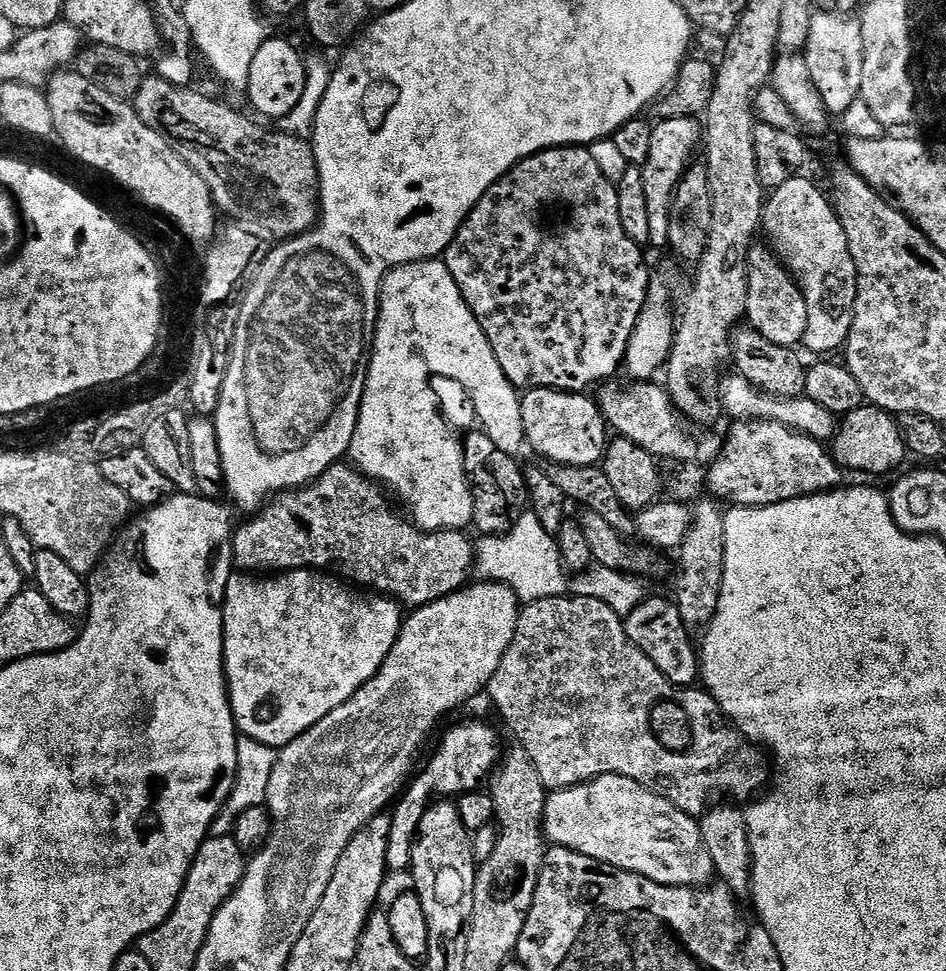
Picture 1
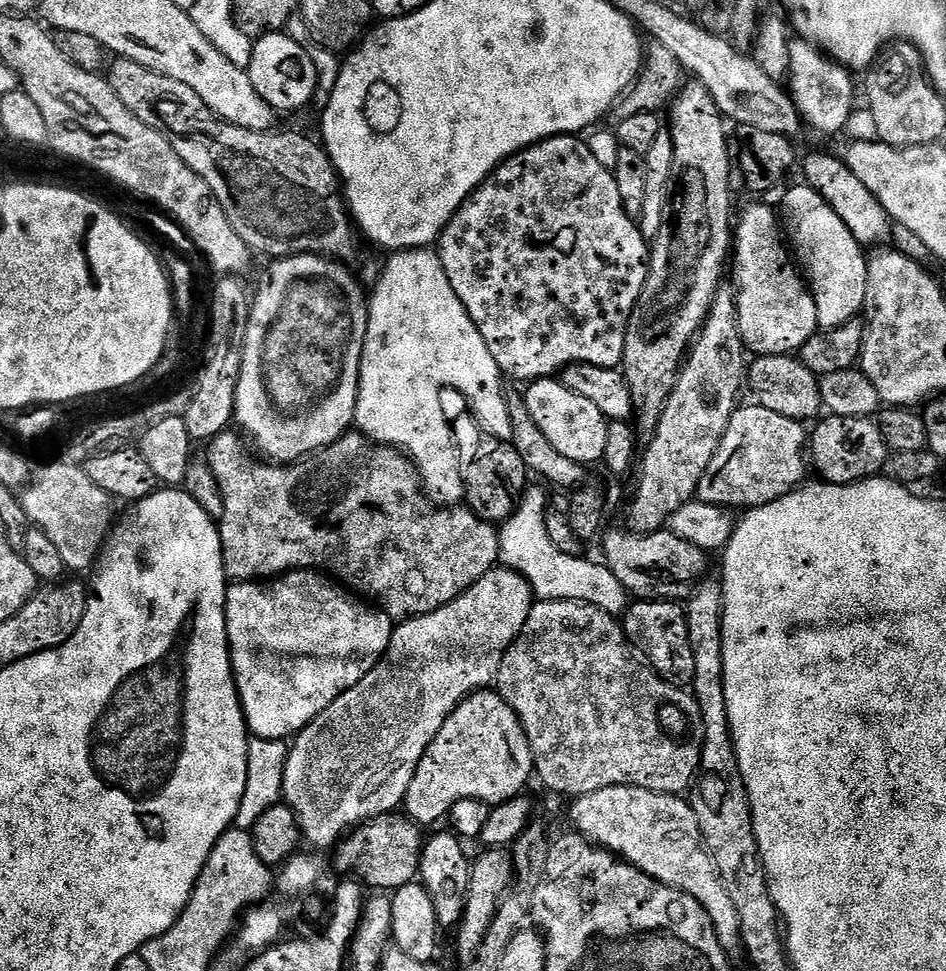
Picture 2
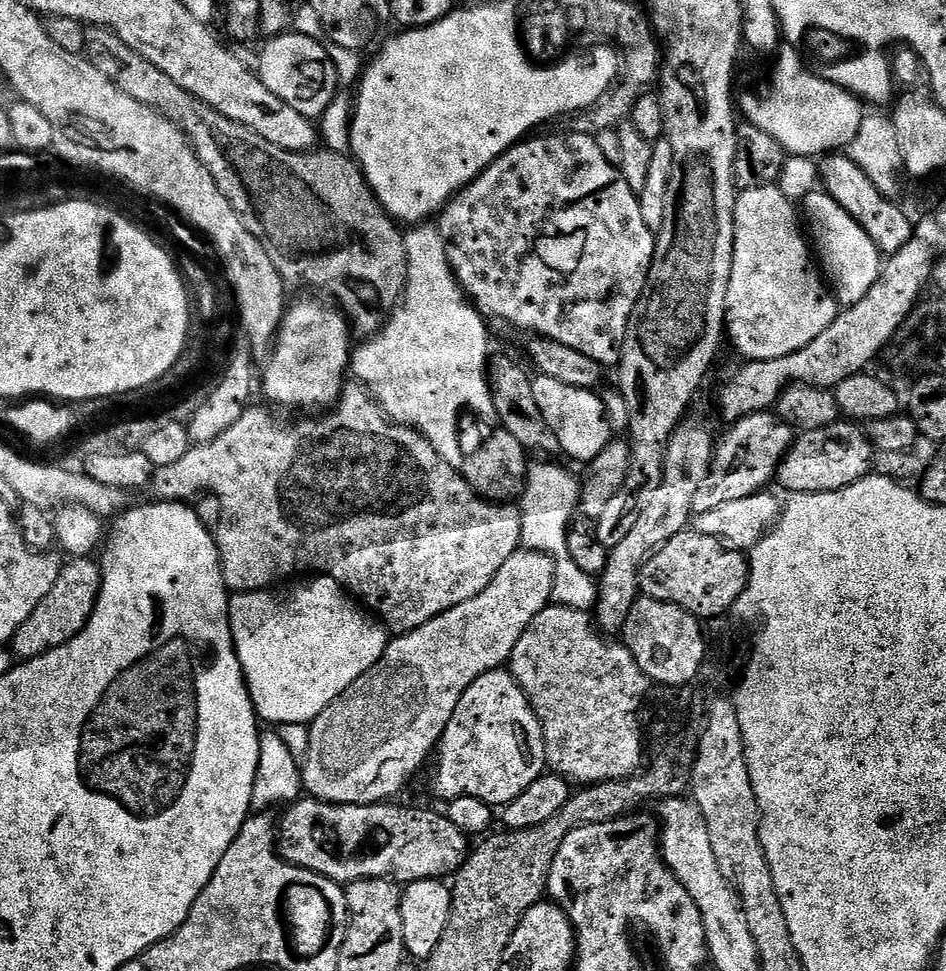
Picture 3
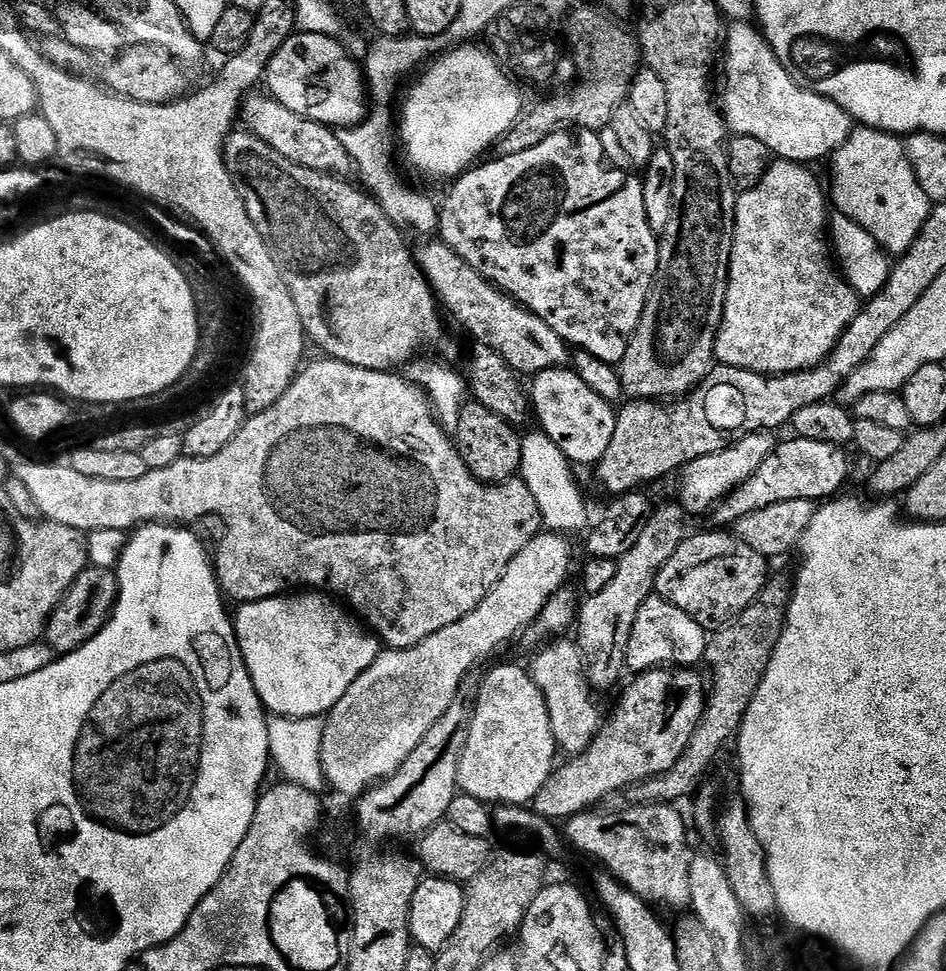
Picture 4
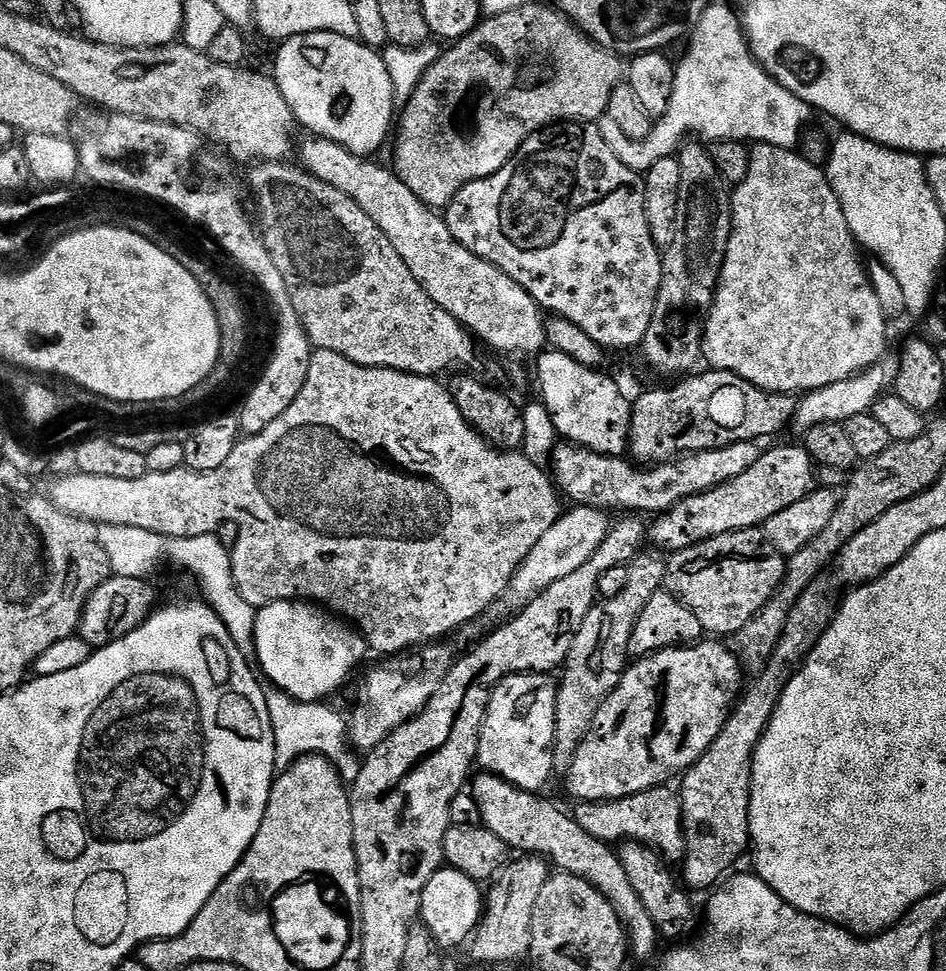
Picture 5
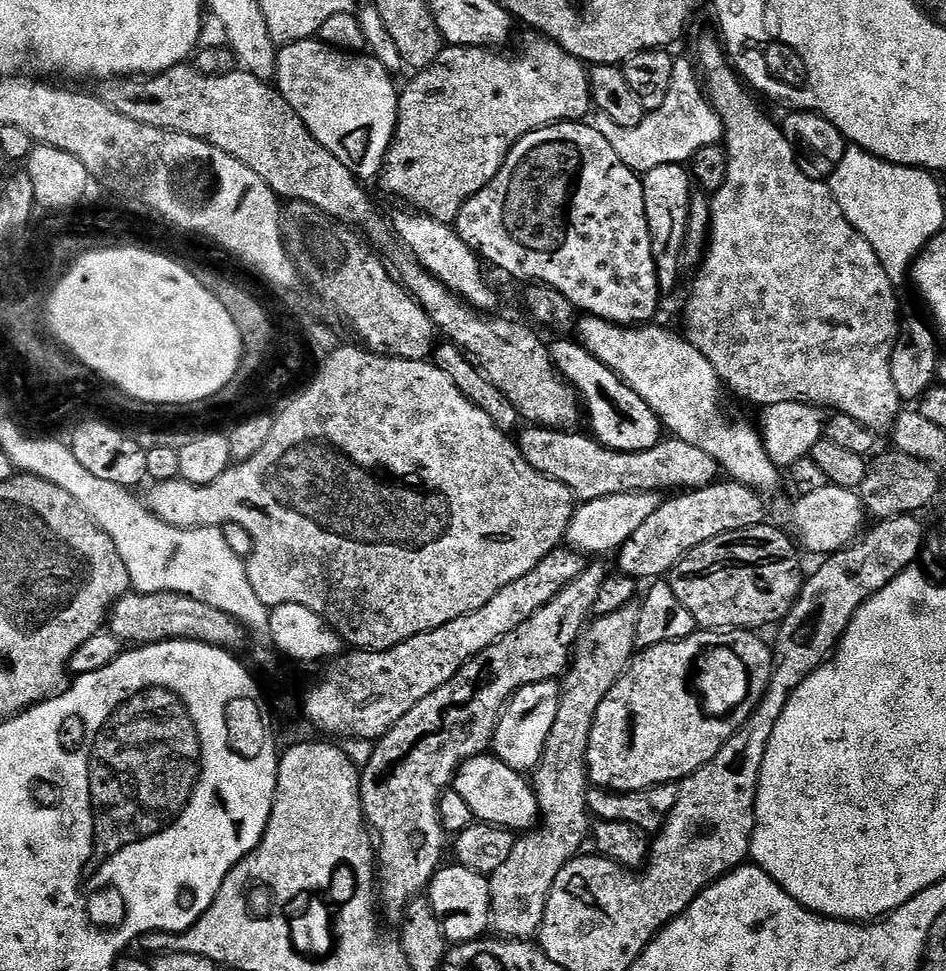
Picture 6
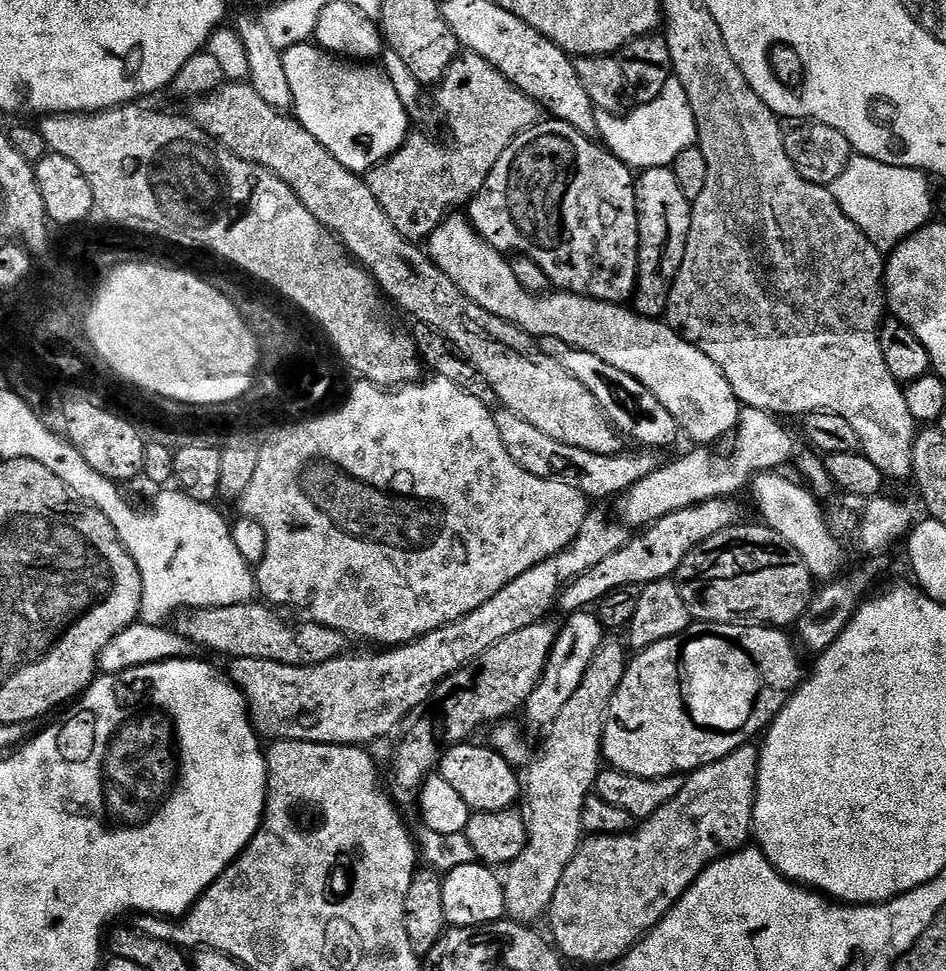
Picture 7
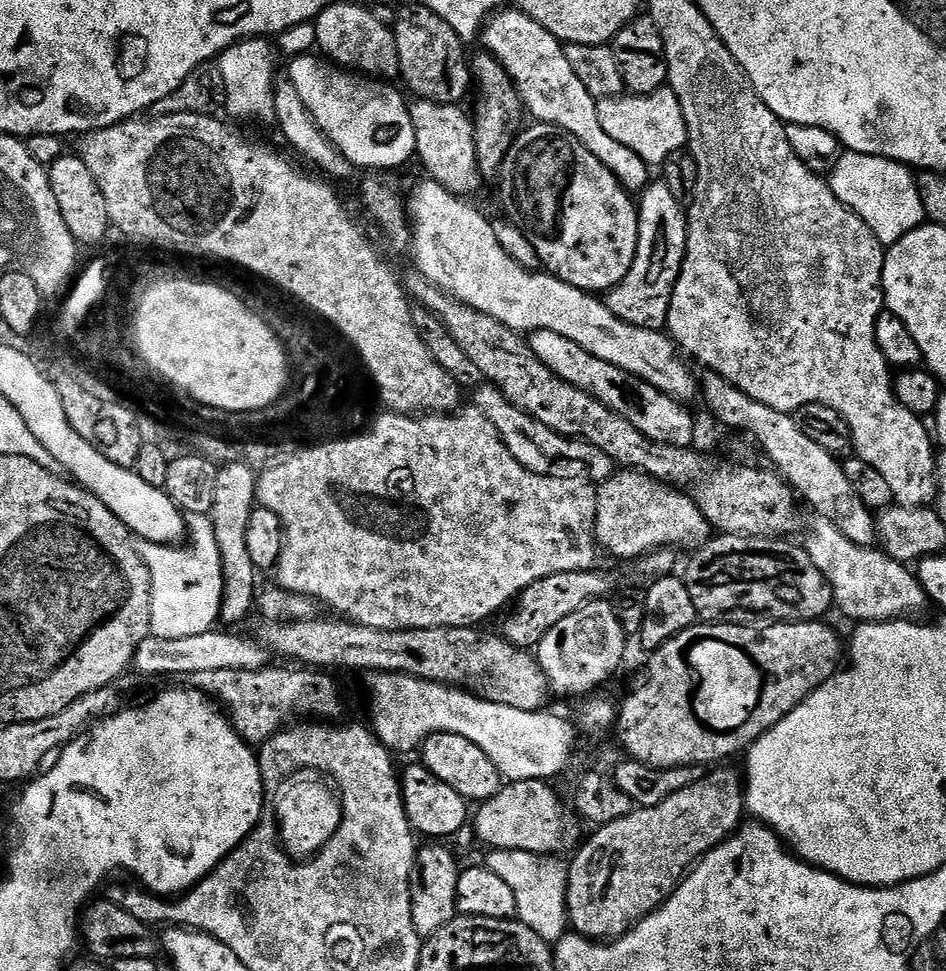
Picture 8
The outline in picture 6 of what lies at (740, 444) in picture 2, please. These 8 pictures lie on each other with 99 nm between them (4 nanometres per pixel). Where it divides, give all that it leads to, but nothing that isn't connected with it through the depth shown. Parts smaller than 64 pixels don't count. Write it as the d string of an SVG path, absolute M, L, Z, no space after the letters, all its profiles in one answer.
M528 426L525 429L524 433L519 433L518 443L526 462L530 462L534 470L549 476L551 480L565 484L580 502L627 492L664 494L669 490L705 488L708 484L715 484L718 479L716 460L710 458L706 450L698 450L698 446L690 446L690 442L675 438L661 439L650 450L616 452L613 448L605 448L588 434L576 436L580 434L575 431L558 432L555 428L539 426Z

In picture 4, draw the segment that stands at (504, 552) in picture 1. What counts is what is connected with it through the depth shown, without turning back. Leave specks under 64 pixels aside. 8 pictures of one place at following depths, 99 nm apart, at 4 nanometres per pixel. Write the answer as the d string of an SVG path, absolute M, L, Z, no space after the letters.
M539 430L528 433L525 431L520 441L522 442L522 462L518 476L526 482L526 486L530 486L534 494L534 502L538 502L543 525L549 531L567 532L566 530L580 529L583 531L589 523L586 504L575 478L572 477L574 468L566 458L566 454L562 454L562 450L558 450L558 446L550 442L546 433Z

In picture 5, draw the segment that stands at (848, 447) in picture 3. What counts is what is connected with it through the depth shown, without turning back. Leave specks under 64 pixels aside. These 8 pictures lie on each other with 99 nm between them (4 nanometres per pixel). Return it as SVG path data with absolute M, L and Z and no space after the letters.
M784 444L769 452L761 451L758 462L754 462L750 470L738 474L738 478L699 492L678 502L668 512L657 515L653 519L656 521L650 524L651 547L664 554L681 552L704 540L718 538L718 534L760 528L774 514L778 514L778 510L794 506L794 502L802 502L802 498L817 491L818 468L807 448L796 444Z

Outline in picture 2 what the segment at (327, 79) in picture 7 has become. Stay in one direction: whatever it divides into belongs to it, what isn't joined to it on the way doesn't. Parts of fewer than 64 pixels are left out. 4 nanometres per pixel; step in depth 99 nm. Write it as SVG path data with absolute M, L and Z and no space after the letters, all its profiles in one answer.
M284 32L263 36L253 43L250 66L246 71L250 82L254 82L254 90L258 90L258 94L262 94L262 98L270 102L277 113L304 108L318 96L316 65L312 63L309 49L298 46L298 42L294 42L291 35Z

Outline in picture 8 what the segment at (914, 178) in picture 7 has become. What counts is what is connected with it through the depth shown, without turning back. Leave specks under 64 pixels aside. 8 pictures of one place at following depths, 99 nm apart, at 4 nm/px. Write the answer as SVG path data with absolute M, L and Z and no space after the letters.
M845 151L831 168L832 176L827 177L827 182L832 193L836 195L838 202L852 209L854 214L858 214L858 218L862 218L862 222L866 222L866 226L870 226L874 238L878 238L880 244L894 245L925 223L916 176L909 165L887 160L885 156Z

